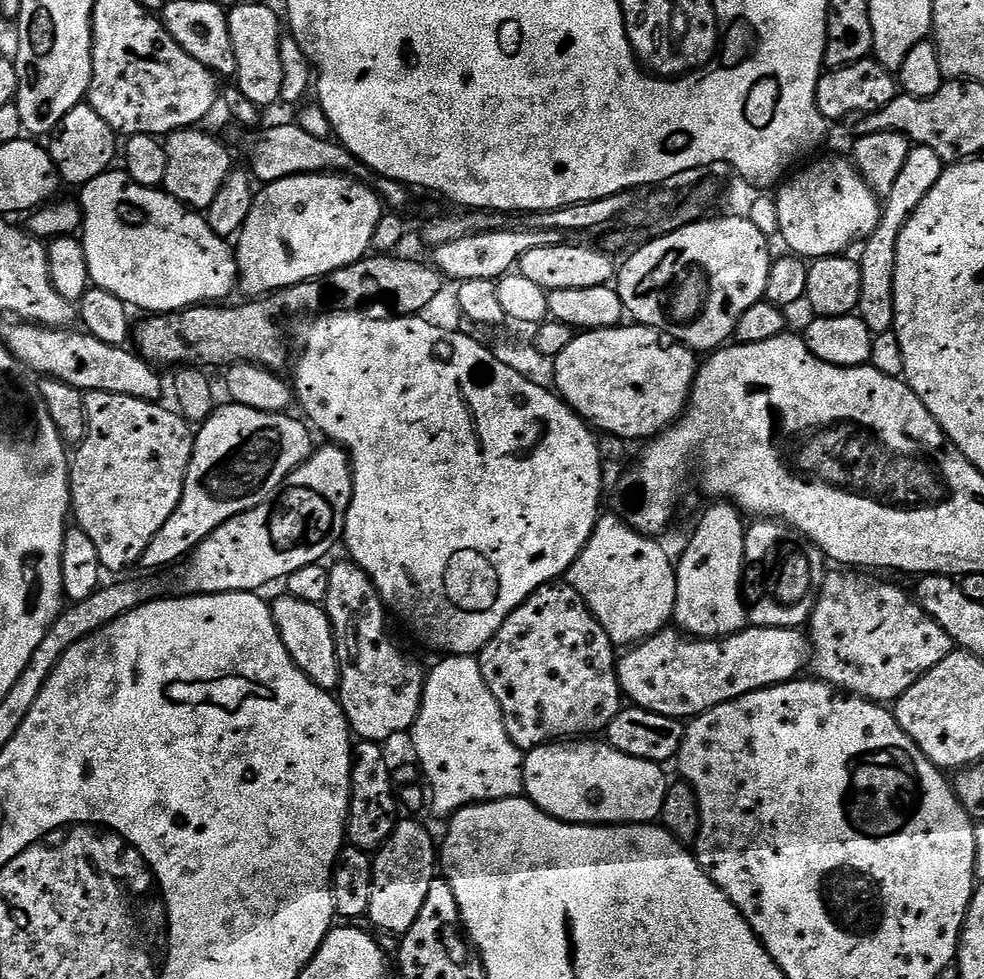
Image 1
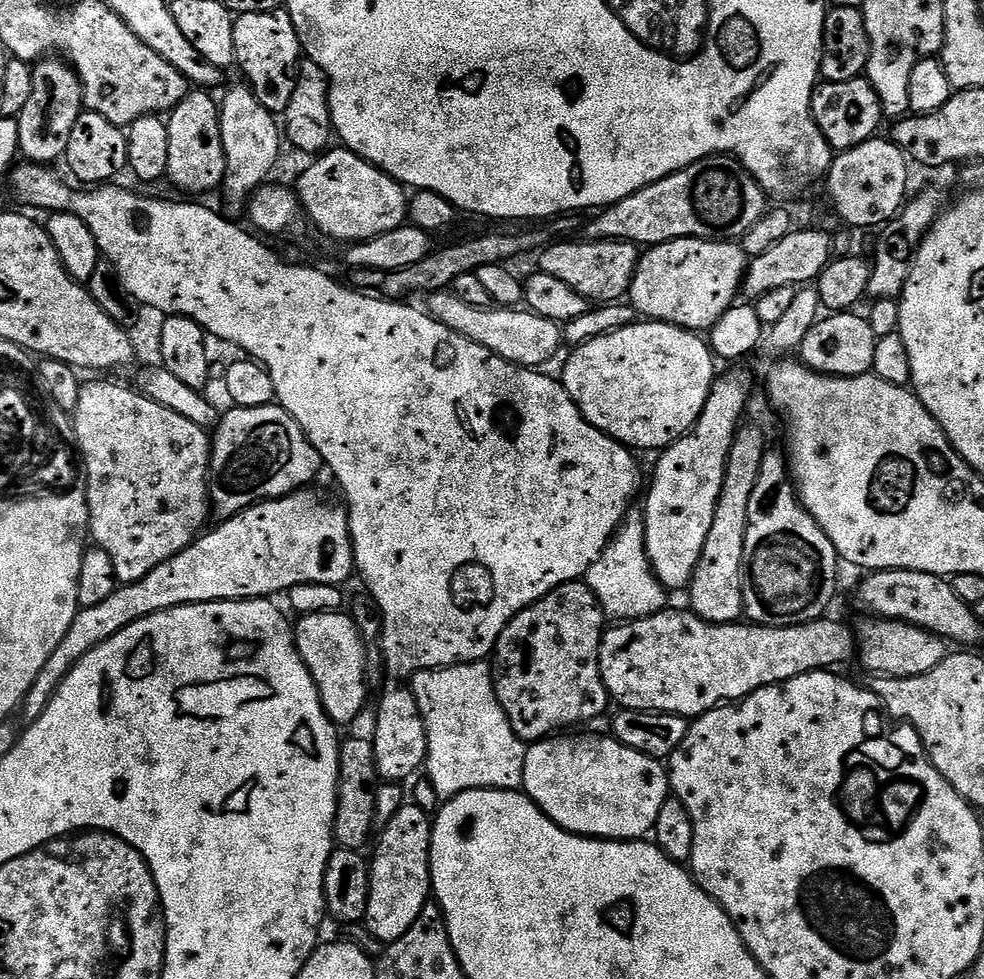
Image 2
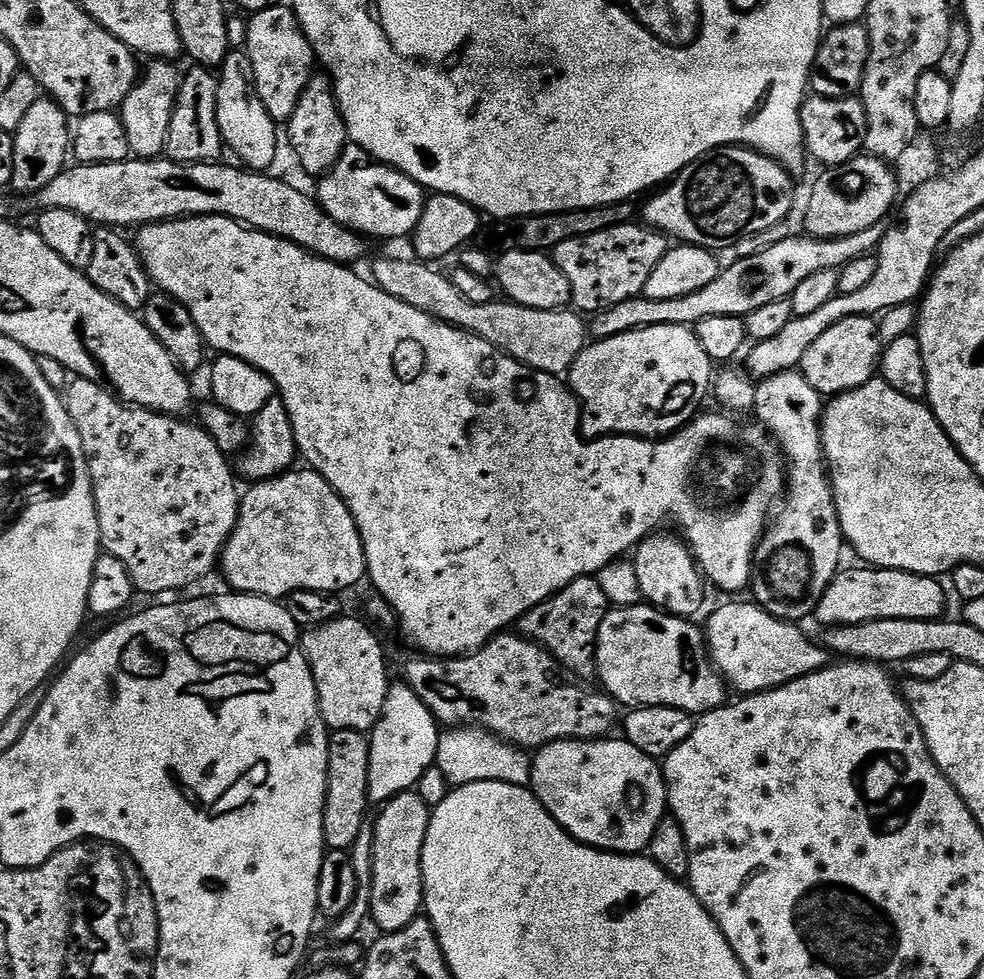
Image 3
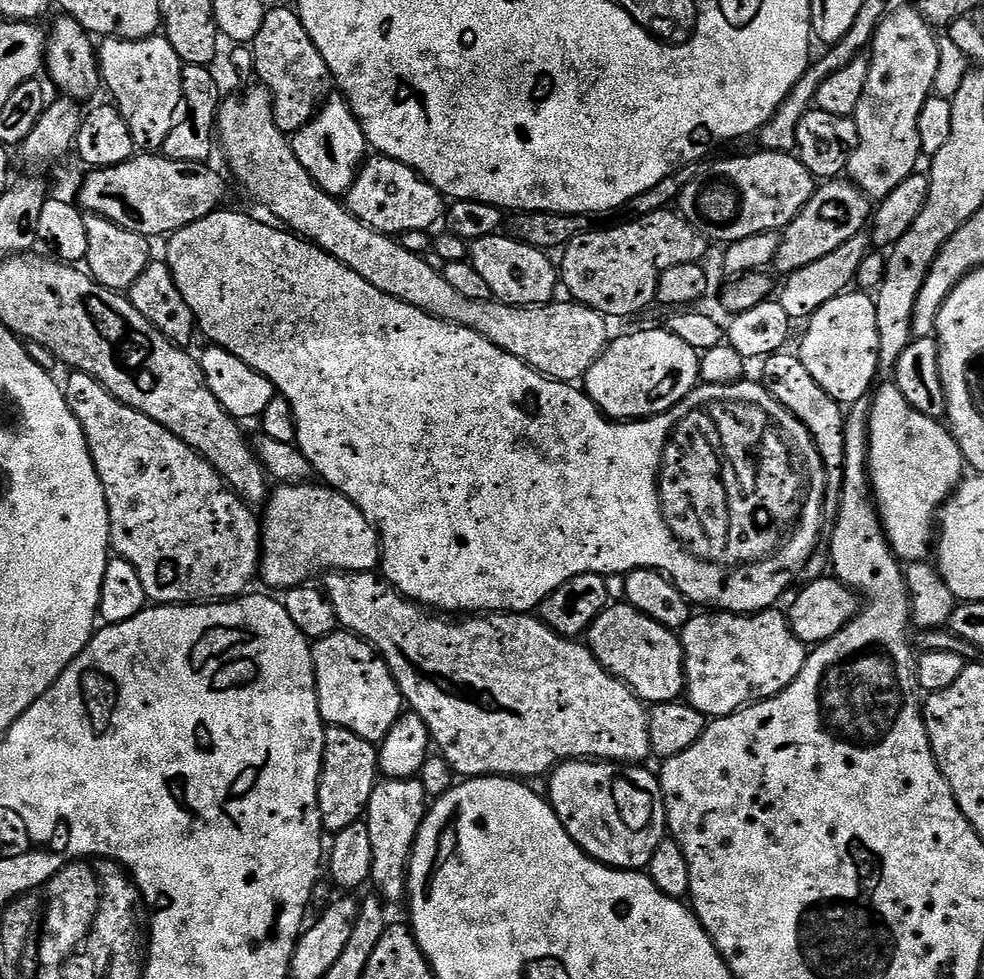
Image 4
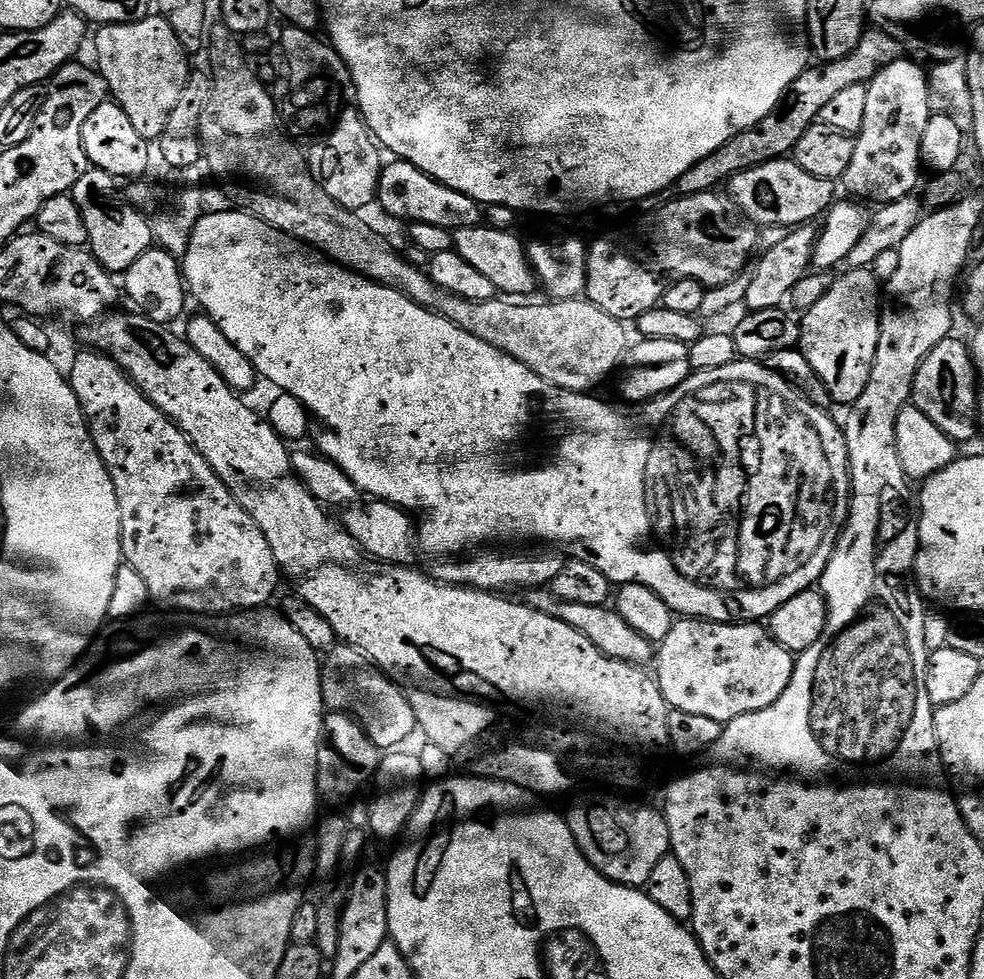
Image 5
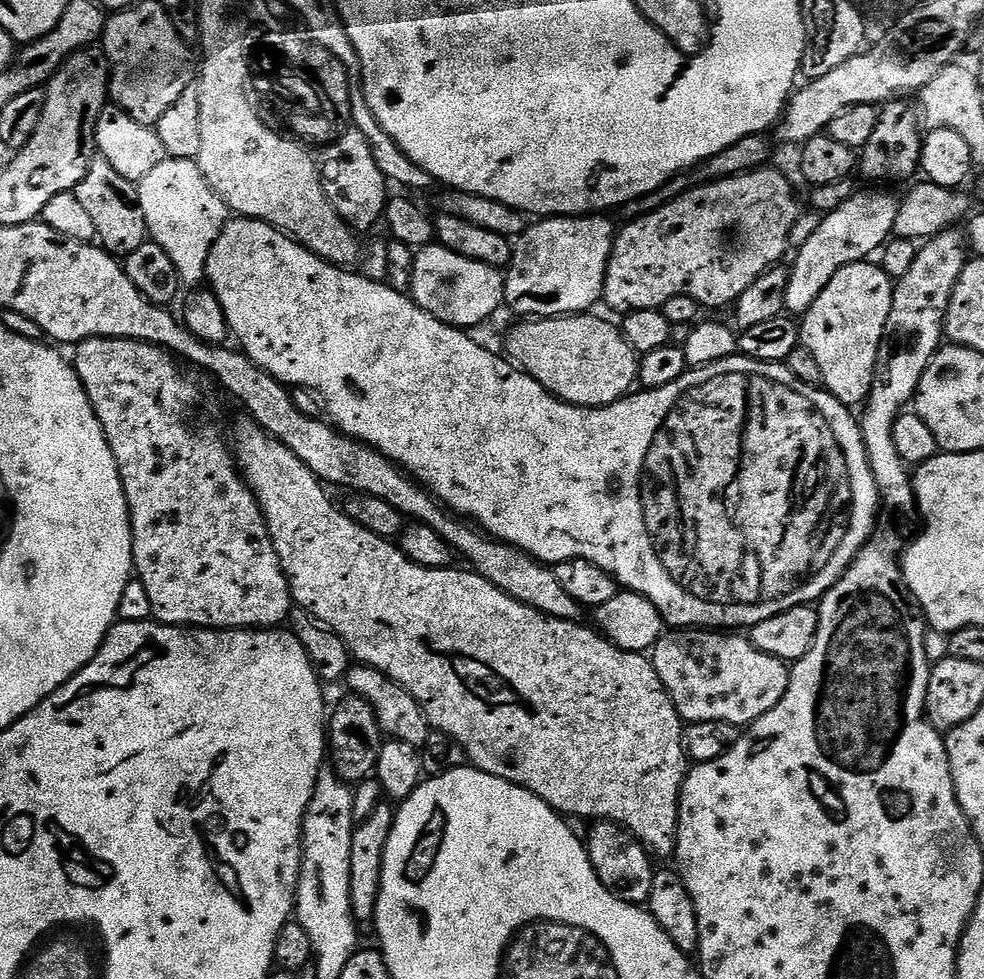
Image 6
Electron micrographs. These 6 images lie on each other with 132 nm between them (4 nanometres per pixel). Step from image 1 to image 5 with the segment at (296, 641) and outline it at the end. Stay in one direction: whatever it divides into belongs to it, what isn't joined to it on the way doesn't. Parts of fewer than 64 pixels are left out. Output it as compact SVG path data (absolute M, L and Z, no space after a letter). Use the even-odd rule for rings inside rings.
M343 642L337 643L323 657L320 681L325 709L328 712L345 712L348 716L353 716L382 750L399 749L407 745L404 743L412 735L417 735L416 715L407 696L357 648L351 648Z

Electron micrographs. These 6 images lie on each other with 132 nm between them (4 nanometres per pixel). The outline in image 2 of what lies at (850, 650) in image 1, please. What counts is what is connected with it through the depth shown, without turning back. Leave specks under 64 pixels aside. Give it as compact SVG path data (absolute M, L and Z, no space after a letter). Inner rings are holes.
M867 619L861 622L860 628L858 627L858 660L869 668L869 673L877 676L895 676L905 680L934 670L950 654L949 641L942 636L935 636L924 628L903 624L900 620Z

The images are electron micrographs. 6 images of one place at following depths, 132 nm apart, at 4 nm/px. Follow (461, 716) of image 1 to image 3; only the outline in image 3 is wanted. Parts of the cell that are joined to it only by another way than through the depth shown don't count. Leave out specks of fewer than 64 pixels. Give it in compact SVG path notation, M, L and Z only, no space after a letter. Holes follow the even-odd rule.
M449 729L441 733L436 766L445 774L451 787L478 781L506 782L507 785L529 787L532 781L531 755L483 729Z

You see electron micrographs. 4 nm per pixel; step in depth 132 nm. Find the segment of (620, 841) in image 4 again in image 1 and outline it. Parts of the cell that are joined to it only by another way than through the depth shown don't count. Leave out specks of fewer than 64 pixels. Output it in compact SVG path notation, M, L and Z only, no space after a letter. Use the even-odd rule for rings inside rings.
M565 738L559 742L539 744L538 747L531 749L524 756L523 795L548 816L552 816L556 820L562 820L565 824L594 824L597 826L602 824L650 824L659 821L662 802L666 802L666 794L670 787L670 779L668 780L667 774L663 772L664 770L661 765L649 760L634 758L630 754L622 754L622 750L612 747L611 744L600 738Z

